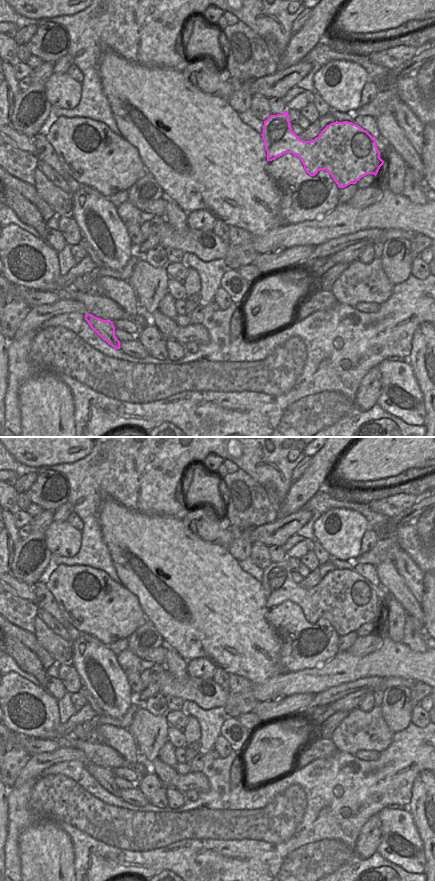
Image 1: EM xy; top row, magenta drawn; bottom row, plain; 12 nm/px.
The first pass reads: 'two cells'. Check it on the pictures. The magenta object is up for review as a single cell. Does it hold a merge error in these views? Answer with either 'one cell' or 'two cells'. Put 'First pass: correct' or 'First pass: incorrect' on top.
First pass: incorrect
one cell

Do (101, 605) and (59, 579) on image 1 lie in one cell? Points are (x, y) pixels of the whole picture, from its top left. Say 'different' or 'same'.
same

